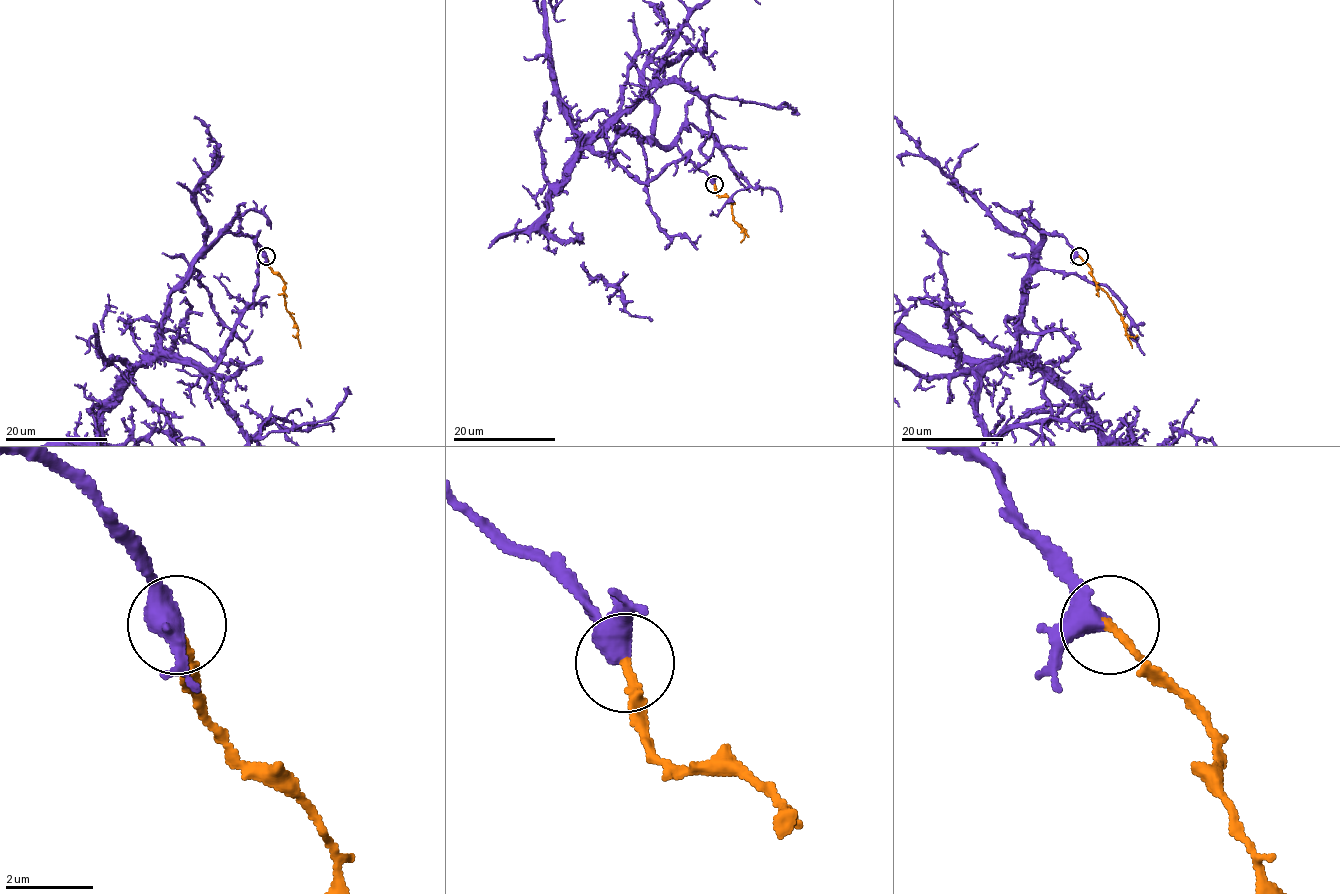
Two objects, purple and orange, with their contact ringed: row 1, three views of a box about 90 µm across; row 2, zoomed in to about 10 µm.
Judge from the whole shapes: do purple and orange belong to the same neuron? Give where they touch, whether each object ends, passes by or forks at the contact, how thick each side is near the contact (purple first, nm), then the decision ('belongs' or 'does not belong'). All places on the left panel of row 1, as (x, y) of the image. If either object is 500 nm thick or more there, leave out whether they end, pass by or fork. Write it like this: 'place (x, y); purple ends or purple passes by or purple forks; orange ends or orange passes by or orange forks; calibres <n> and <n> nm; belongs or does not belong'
place (266, 256); purple passes by; orange ends; calibres 400 and 190 nm; belongs

